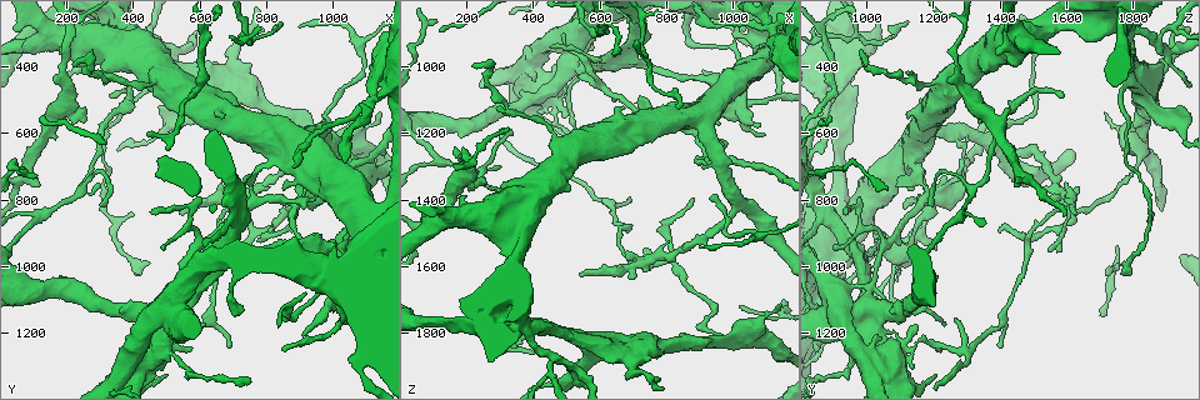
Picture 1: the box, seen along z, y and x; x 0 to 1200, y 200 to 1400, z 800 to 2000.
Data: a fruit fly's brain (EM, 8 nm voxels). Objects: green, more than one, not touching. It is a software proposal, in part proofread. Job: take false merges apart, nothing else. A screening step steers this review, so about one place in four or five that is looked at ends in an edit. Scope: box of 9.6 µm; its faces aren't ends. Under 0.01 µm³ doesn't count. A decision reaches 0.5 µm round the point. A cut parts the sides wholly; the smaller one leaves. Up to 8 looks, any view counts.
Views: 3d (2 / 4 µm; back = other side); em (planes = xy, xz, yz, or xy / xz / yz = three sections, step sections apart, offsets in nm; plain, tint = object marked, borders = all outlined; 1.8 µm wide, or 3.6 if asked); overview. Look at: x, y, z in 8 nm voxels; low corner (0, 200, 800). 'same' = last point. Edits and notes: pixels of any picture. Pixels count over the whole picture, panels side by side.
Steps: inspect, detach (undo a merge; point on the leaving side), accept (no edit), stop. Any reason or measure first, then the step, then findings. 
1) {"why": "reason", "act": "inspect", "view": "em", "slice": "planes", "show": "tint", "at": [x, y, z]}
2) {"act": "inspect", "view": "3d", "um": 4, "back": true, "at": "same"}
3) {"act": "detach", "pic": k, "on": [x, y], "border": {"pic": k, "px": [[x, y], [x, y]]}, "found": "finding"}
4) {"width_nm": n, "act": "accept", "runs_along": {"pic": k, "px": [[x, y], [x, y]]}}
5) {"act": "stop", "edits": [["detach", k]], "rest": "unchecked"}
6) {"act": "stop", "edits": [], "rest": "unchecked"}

{"why": "sharp bend", "act": "inspect", "view": "3d", "um": 2, "back": true, "at": [120, 860, 1280]}

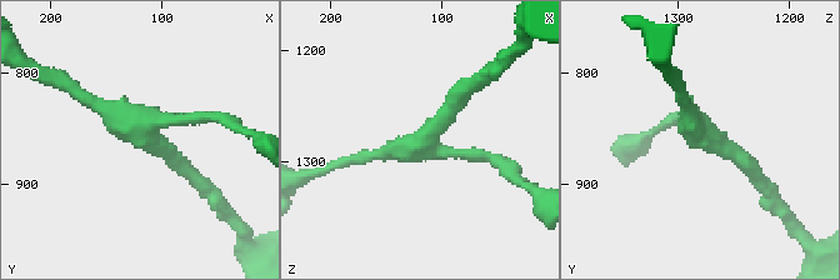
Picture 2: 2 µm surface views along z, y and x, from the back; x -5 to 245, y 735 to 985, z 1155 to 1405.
{"arms": 3, "act": "inspect", "view": "em", "slice": "xz", "step": 16, "show": "borders", "at": [124, 852, 1282]}

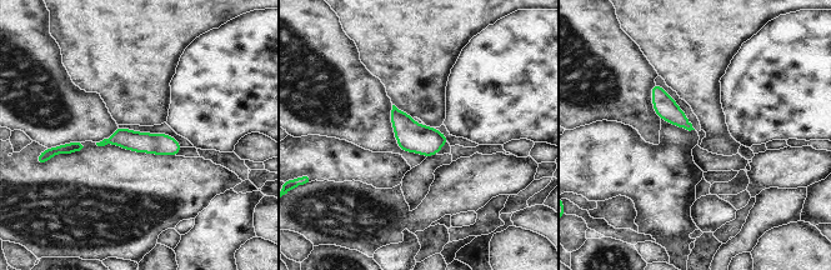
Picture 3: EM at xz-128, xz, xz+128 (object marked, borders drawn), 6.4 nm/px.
{"act": "accept", "runs_along": {"pic": 3, "px": [[110, 140], [134, 140], [178, 146]]}, "found": "continuous, no second neuron"}

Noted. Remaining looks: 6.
{"why": "thin neck", "act": "inspect", "view": "em", "slice": "xz", "step": 4, "show": "tint", "at": [760, 790, 1180]}

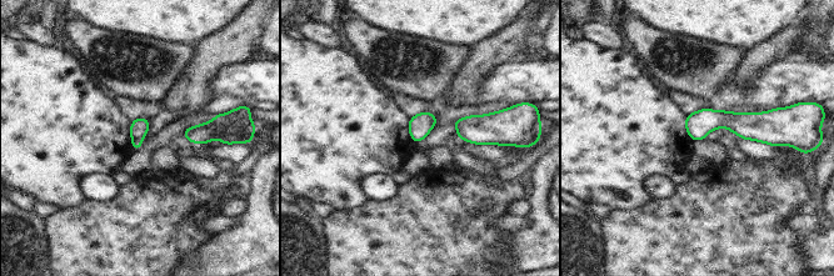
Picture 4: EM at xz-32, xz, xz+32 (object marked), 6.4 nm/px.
{"act": "inspect", "view": "em", "slice": "planes", "show": "tint", "at": "same"}

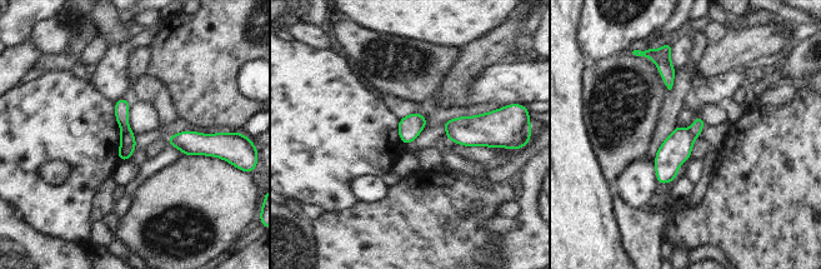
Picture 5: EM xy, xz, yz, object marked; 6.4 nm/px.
{"width_nm": 110, "act": "detach", "pic": 5, "on": [121, 105], "found": "a second neuron is stuck on"}

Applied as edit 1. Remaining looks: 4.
{"why": "thin neck", "act": "inspect", "view": "3d", "um": 4, "at": [500, 1210, 1080]}

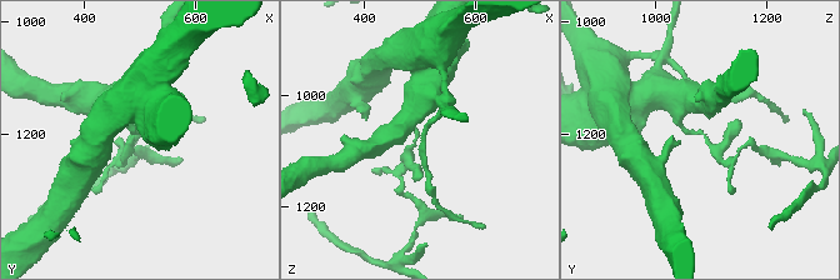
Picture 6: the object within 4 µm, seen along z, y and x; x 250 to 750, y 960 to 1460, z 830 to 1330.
{"why": "need the tissue", "act": "inspect", "view": "em", "slice": "xz", "step": 8, "show": "plain", "at": [485, 1215, 1095]}

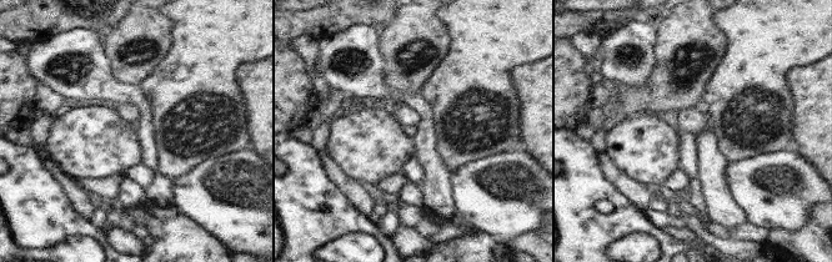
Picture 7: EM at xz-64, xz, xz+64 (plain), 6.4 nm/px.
{"act": "inspect", "view": "em", "slice": "xz", "step": 8, "show": "tint", "at": "same"}

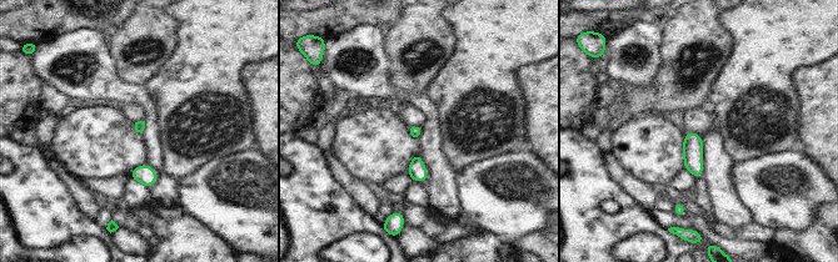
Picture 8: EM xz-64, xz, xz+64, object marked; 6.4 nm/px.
{"width_nm": 60, "act": "accept", "found": "one neuron here"}

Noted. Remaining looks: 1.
{"why": "sharp bend", "act": "inspect", "view": "em", "slice": "planes", "show": "tint", "at": [1090, 330, 1500]}

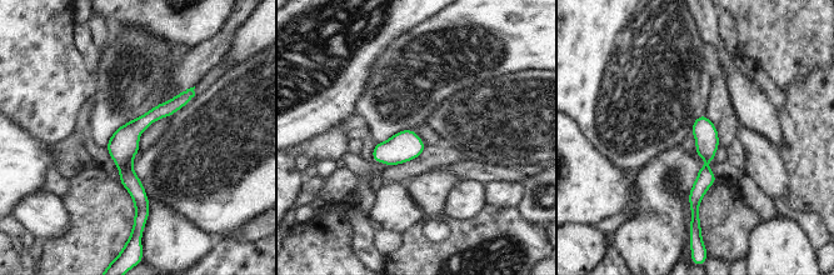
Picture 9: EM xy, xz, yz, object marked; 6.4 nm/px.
{"width_nm": 150, "act": "accept", "runs_along": {"pic": 9, "px": [[190, 91], [125, 140], [143, 211]]}, "found": "continuous, no second neuron"}

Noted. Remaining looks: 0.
{"act": "stop", "edits": [["detach", 5]], "rest": "unchecked"}

